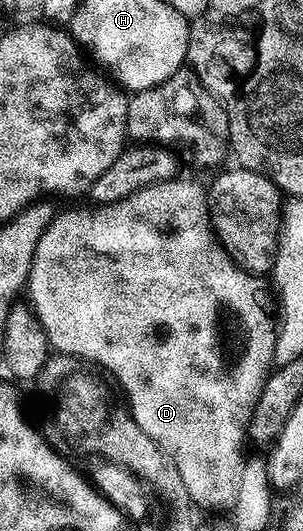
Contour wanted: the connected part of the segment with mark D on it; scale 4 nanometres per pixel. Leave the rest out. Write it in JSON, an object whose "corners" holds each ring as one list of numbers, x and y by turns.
{"corners":[[182,179,162,180,159,184,150,184,120,202,95,208,85,206,86,208,70,208,67,212,59,211,40,236,40,242,36,242,36,254,32,258,32,270,30,279,26,281,25,291,30,292,29,307,55,353,72,356,91,365,99,364,118,379,118,384,126,395,124,404,131,418,176,466,180,482,184,482,189,503,199,504,202,508,229,509,233,505,234,495,238,492,238,473,244,465,242,443,245,445,248,440,246,428,250,424,252,410,260,398,262,388,266,385,266,377,270,375,275,363,276,320,272,312,270,316,269,310,266,309,266,284,262,281,265,279,253,272,245,272,223,250,222,243,214,235,214,229,210,226,207,189,203,185,201,188,190,180]]}

